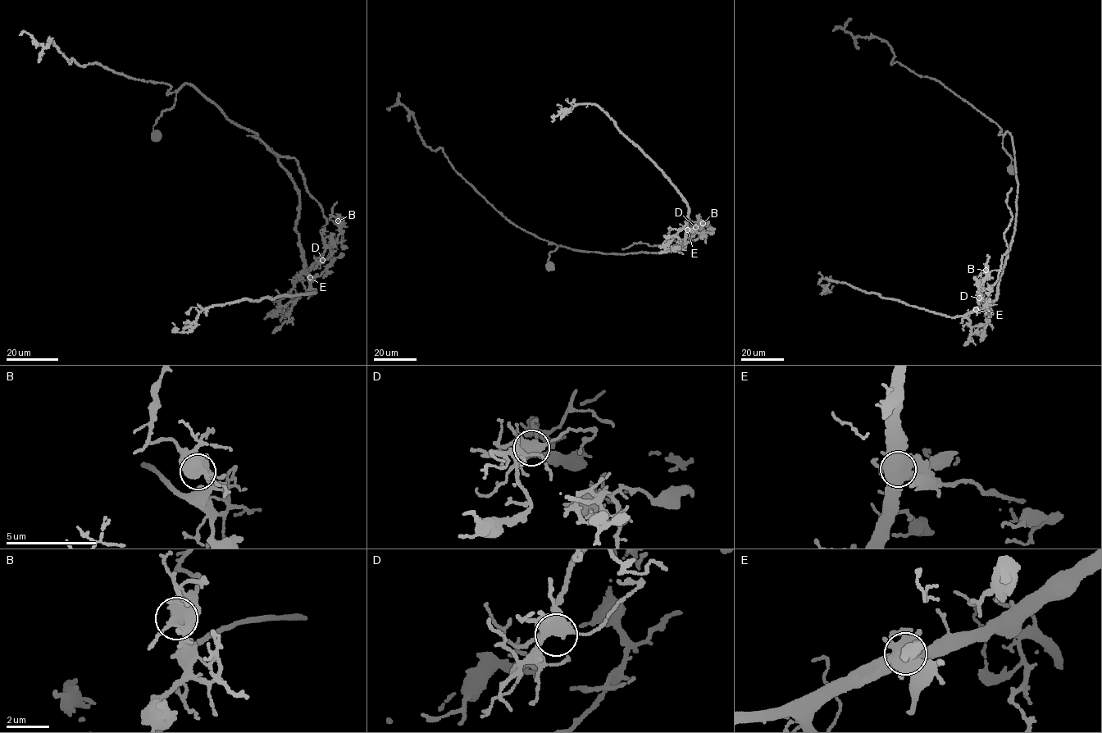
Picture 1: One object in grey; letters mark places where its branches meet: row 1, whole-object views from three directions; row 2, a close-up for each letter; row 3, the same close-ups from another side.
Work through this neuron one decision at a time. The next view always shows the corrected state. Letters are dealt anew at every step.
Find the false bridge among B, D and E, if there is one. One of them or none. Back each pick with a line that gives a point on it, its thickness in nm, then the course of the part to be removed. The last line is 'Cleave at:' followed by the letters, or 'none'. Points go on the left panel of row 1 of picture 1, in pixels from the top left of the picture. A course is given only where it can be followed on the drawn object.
E: Place: (310, 277). Thickness 700 nm. Course of the part to remove: (310, 278), (321, 275), (331, 262), (321, 206), (307, 189), (295, 159), (278, 156), (247, 135)
Cleave at: E

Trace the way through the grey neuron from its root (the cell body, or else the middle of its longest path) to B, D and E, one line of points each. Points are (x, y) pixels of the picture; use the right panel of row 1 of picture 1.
B: (1012, 171), (1002, 145), (1008, 132), (1018, 184), (1014, 231), (998, 295), (978, 311), (999, 271), (985, 270)
D: (1012, 171), (1002, 145), (1008, 132), (1018, 184), (1014, 231), (997, 296), (978, 311), (990, 289), (979, 298)
E: (1012, 171), (1012, 158), (1002, 145), (1003, 137), (1008, 132), (1018, 184), (1014, 231), (998, 295), (976, 309)

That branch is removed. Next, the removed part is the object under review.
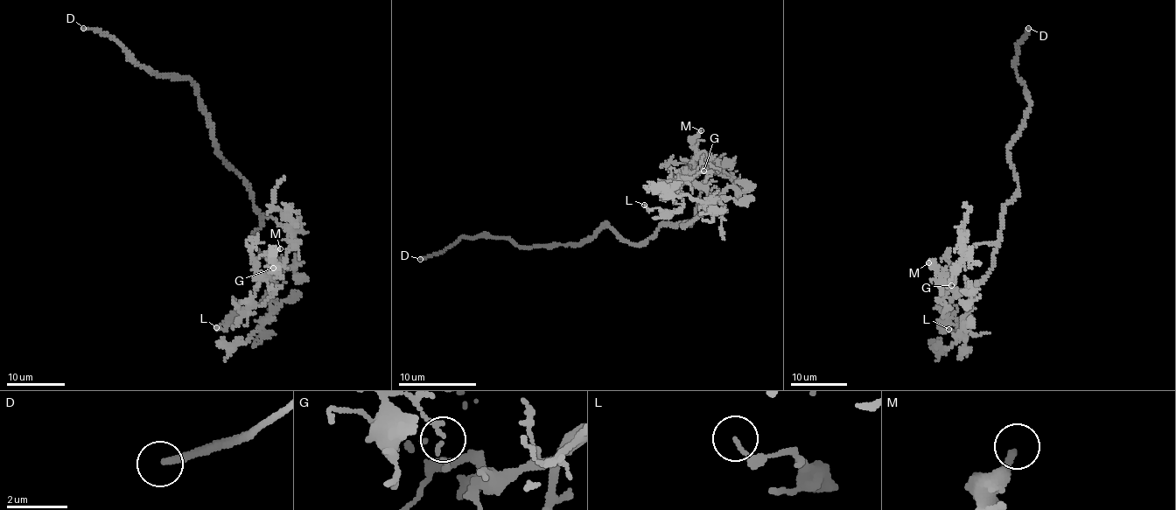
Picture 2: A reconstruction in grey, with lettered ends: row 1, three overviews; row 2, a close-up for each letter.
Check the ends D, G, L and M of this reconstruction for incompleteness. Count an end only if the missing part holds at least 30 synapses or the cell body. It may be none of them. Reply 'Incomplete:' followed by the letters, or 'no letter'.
Incomplete: D

